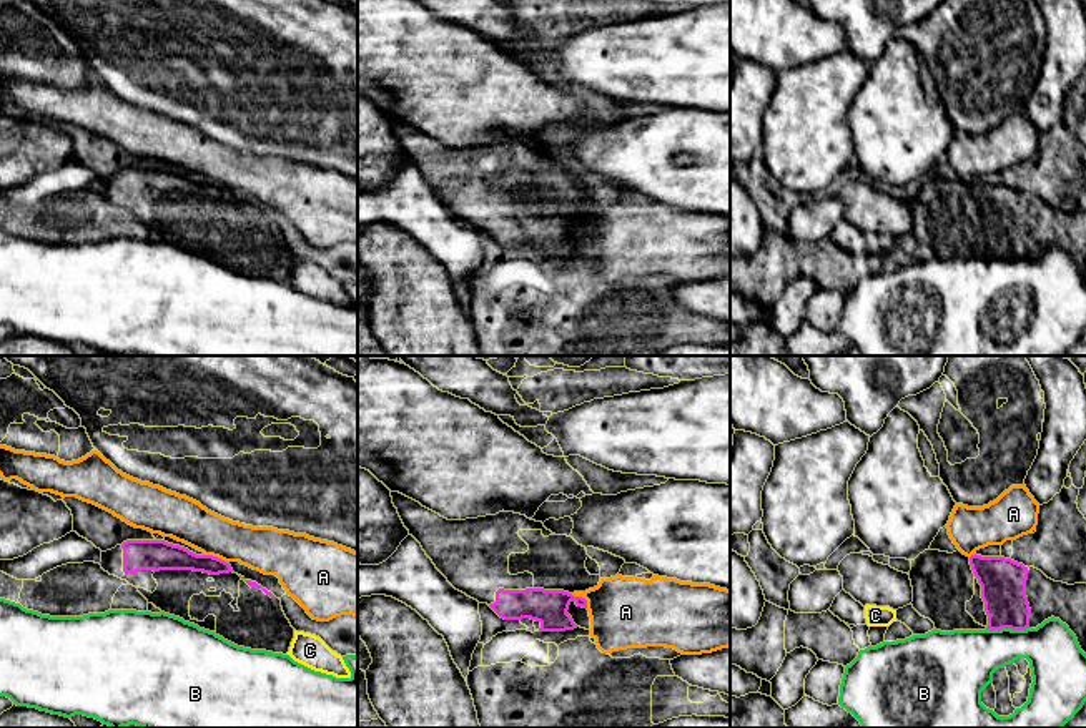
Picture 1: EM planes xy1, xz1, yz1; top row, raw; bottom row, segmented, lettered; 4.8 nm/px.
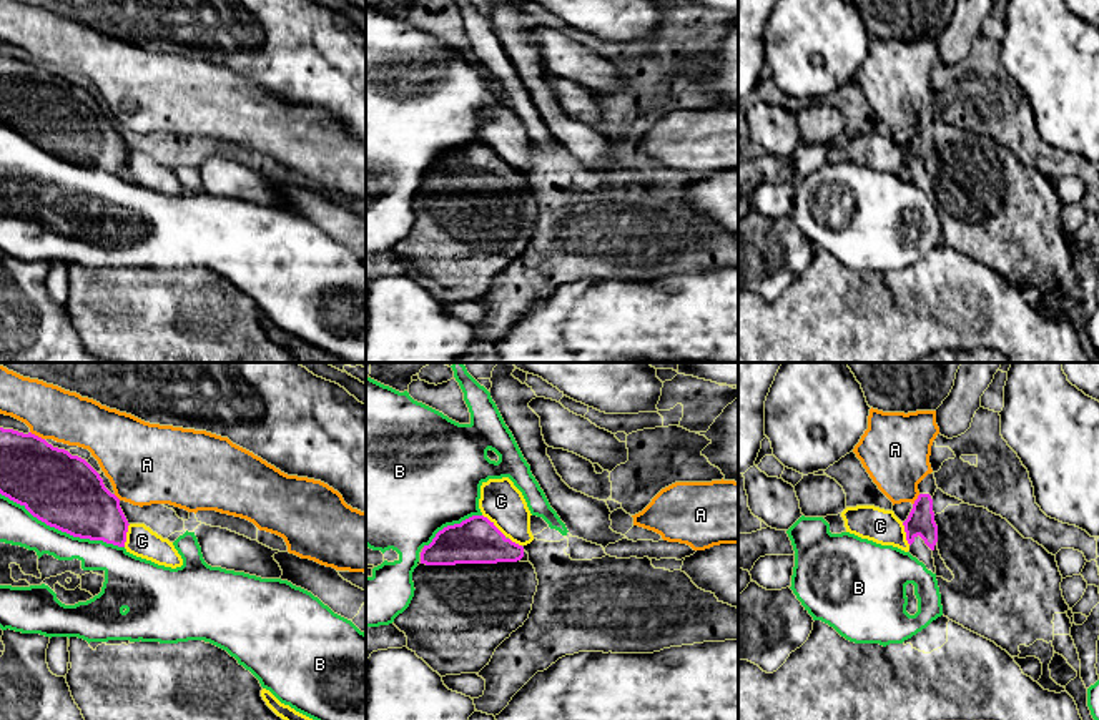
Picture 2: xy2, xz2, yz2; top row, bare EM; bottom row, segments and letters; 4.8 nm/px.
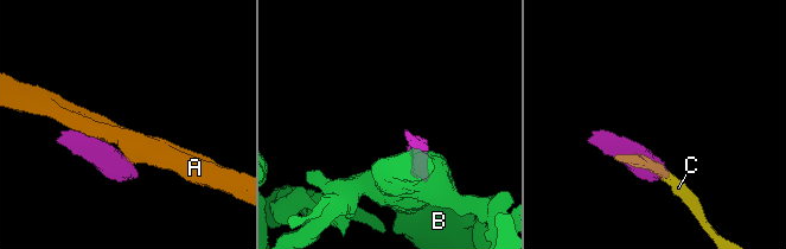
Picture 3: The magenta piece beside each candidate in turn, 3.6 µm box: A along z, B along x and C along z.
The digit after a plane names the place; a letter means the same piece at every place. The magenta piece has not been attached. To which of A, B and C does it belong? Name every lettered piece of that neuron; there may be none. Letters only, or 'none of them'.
none of them

